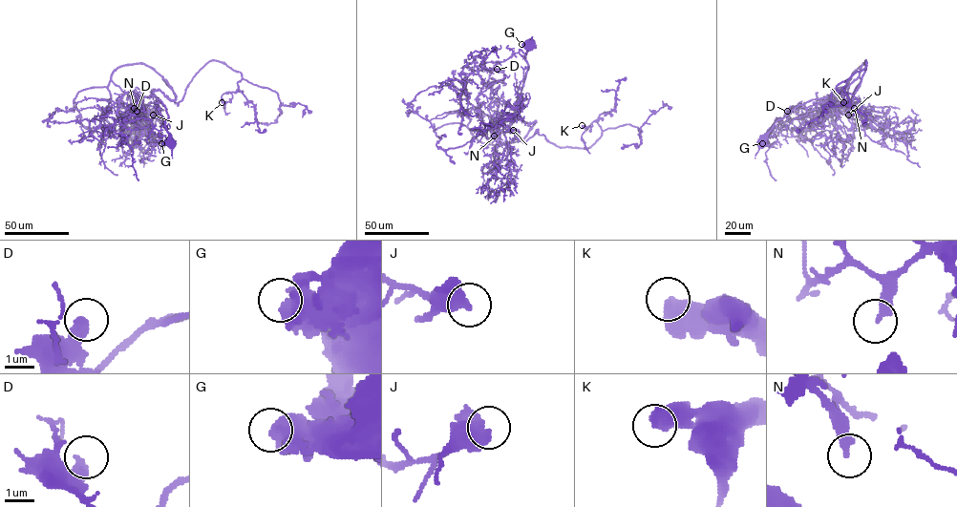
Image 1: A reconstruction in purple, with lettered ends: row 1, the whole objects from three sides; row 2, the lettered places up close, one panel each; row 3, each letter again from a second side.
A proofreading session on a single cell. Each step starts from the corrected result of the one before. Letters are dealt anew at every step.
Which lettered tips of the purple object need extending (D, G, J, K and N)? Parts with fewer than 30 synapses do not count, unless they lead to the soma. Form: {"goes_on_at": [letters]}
{"goes_on_at": ["J"]}

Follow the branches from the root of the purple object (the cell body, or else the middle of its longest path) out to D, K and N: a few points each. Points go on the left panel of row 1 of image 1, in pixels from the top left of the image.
D: (171, 143), (168, 114), (159, 99), (126, 93), (119, 101), (116, 113), (123, 116), (118, 119), (137, 111)
K: (171, 143), (153, 94), (176, 97), (162, 77), (178, 105), (192, 77), (221, 61), (242, 77), (222, 102)
N: (171, 143), (165, 126), (168, 114), (159, 99), (154, 95), (144, 96), (142, 103), (134, 108)

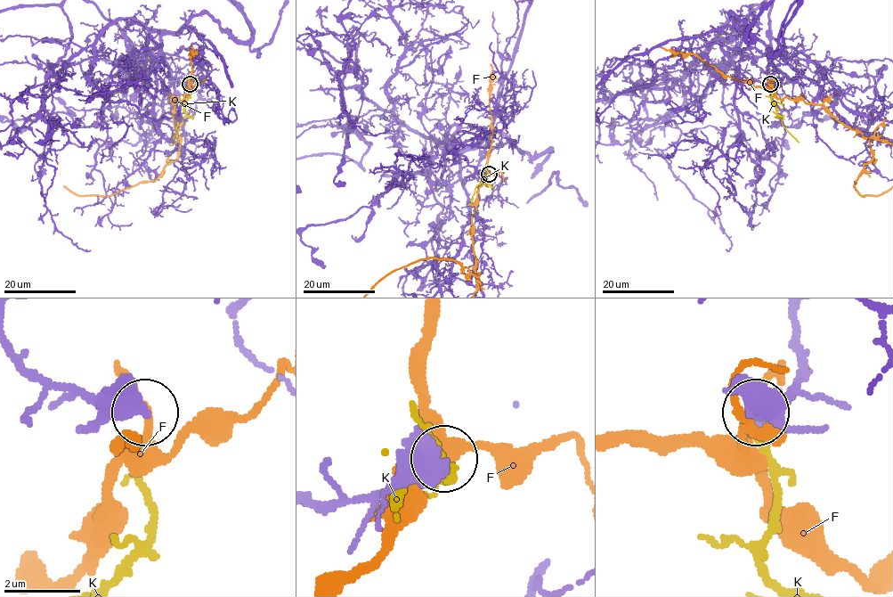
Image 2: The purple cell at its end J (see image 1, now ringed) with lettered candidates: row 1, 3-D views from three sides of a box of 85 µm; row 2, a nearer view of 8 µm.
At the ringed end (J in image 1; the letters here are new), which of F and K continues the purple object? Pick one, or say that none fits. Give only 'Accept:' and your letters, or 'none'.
Accept: K

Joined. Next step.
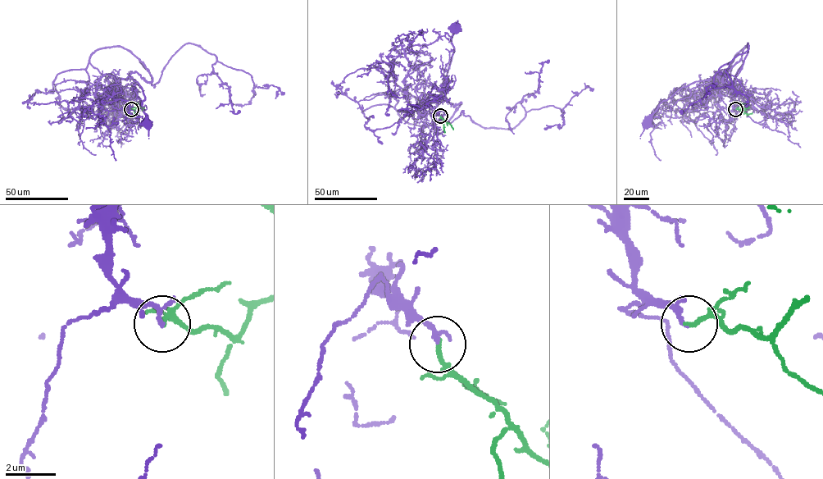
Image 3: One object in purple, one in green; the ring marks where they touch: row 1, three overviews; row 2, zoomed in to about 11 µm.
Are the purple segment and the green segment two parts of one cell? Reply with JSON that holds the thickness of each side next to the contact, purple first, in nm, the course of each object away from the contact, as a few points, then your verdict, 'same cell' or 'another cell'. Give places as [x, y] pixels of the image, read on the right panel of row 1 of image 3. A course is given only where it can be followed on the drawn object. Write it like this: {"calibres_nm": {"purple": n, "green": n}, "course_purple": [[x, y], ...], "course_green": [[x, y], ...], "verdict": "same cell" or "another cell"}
{"calibres_nm": {"purple": 130, "green": 180}, "course_purple": [[736, 109], [731, 102], [733, 86], [715, 77], [679, 89], [659, 105], [648, 124]], "course_green": [[736, 109], [747, 114], [752, 112]], "verdict": "same cell"}

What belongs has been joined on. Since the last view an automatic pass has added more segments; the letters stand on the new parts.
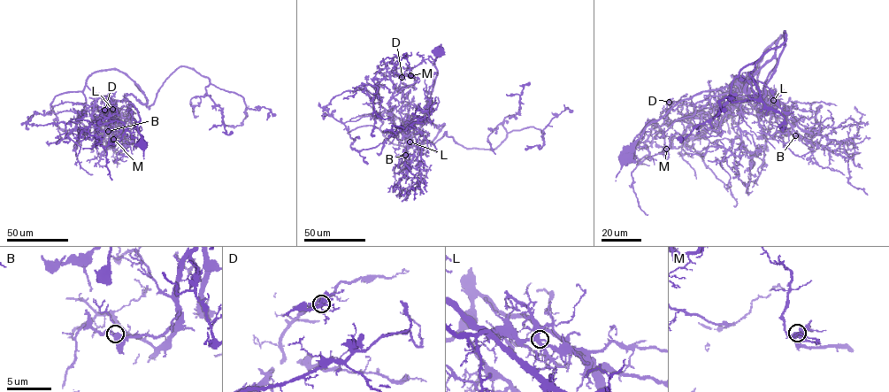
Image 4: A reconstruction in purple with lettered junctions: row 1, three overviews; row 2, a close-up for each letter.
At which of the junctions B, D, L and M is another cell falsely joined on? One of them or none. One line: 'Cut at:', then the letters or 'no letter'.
Cut at: L

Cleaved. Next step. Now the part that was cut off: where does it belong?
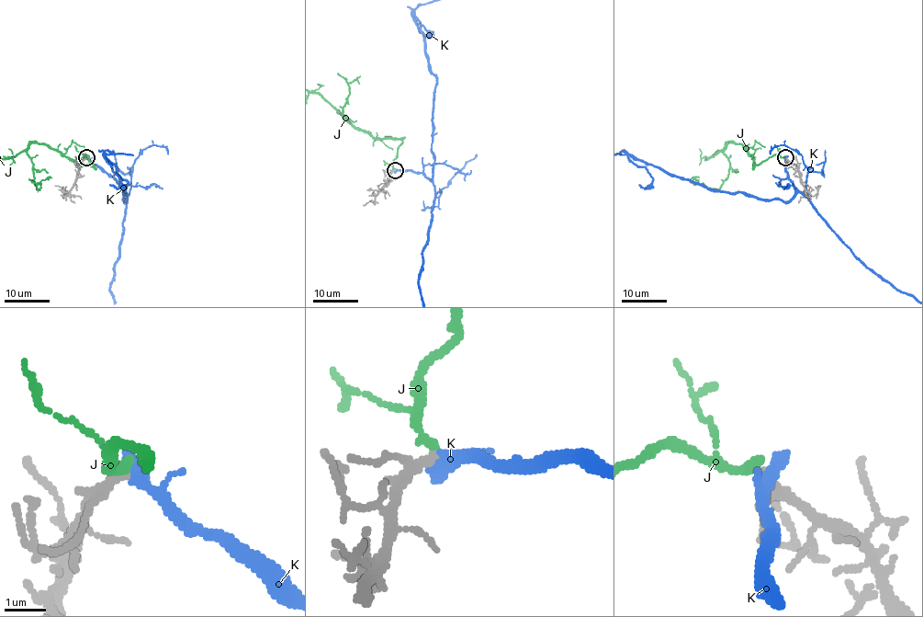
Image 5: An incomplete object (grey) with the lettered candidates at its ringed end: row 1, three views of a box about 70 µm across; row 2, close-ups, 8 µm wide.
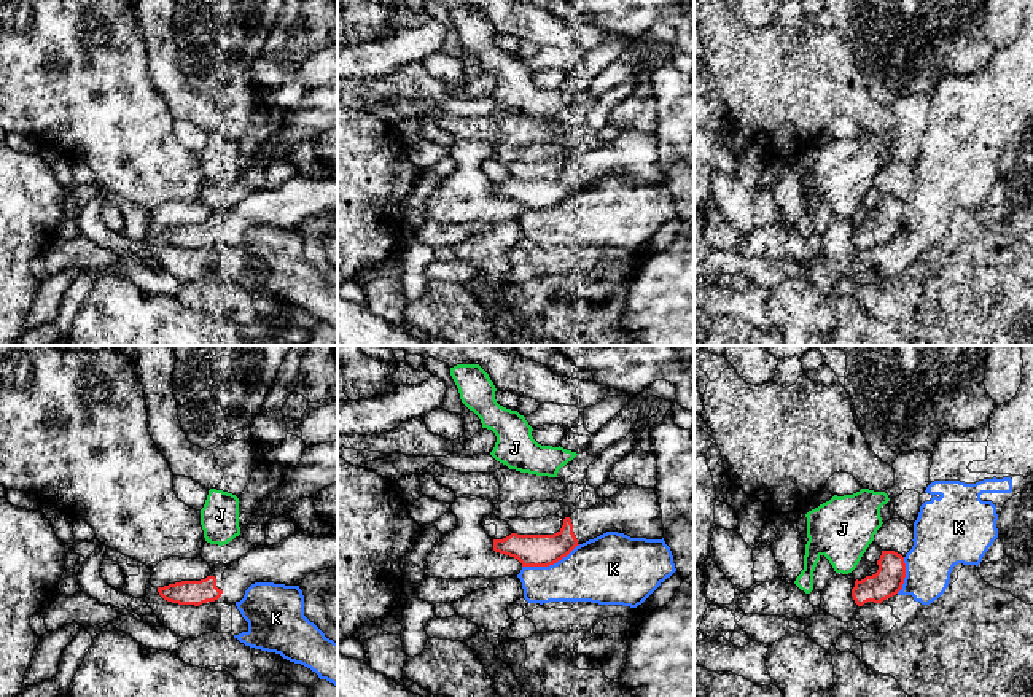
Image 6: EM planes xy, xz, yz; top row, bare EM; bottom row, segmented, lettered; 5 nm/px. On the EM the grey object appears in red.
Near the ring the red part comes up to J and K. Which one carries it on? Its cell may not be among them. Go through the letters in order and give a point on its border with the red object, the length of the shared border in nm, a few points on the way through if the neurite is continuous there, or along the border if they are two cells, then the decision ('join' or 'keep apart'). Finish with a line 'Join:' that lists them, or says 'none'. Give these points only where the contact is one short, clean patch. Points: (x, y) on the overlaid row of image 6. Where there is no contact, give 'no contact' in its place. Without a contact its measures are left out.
J: no contact; keep apart
K: contact xz (551, 564); length 320 nm; keep apart
Join: none

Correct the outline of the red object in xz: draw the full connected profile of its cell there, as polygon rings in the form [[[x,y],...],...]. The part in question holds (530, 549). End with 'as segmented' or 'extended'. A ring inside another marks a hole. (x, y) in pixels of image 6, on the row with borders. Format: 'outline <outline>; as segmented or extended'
outline [[[622,485],[616,495],[565,517],[557,533],[511,533],[503,539],[493,539],[493,551],[517,559],[522,567],[549,567],[567,557],[576,546],[606,532],[662,539],[662,511],[656,490]]]; extended

